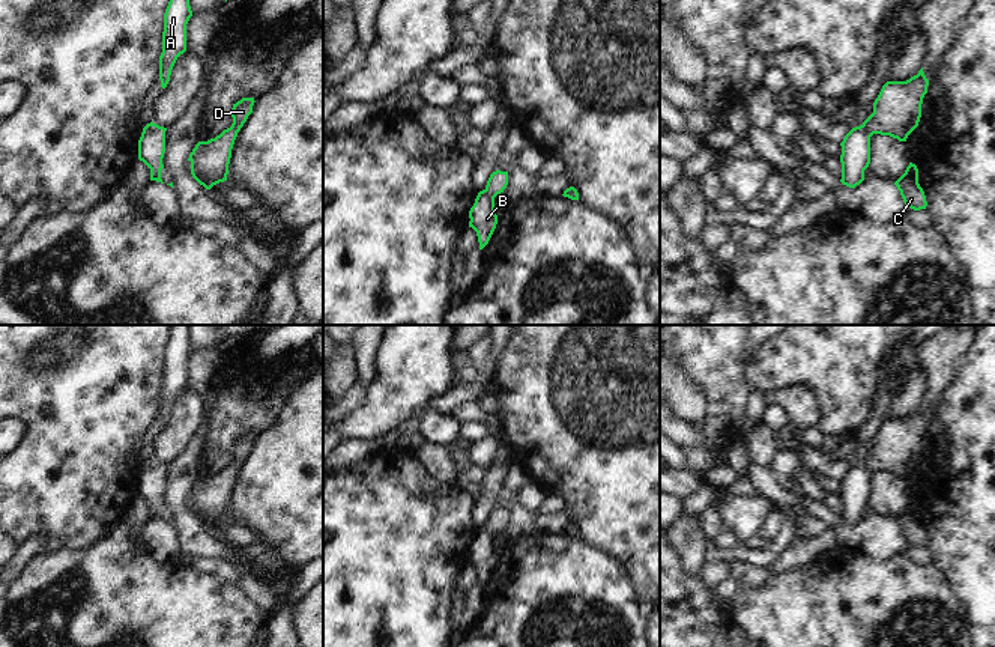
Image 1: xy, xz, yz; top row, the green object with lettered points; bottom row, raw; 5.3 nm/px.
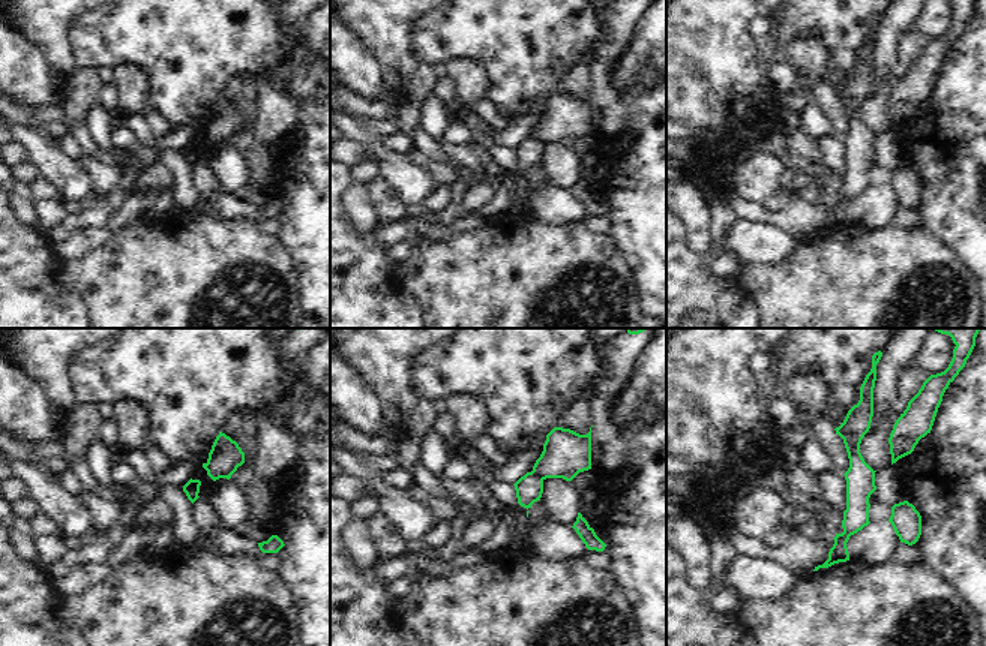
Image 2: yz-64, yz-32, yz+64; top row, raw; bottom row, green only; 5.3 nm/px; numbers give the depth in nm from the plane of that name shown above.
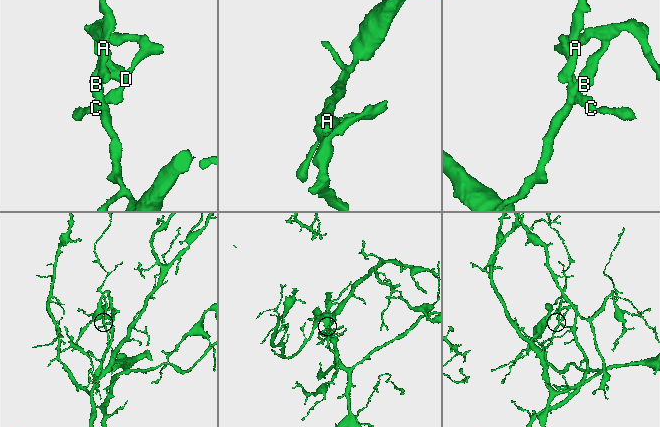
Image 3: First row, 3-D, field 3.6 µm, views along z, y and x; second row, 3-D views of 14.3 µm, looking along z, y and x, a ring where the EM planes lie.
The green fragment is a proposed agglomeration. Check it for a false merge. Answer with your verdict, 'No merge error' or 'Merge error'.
Merge error

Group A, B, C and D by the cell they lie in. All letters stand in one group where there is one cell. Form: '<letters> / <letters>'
A / B C D

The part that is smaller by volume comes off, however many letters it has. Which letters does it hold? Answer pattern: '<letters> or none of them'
B, C, D

